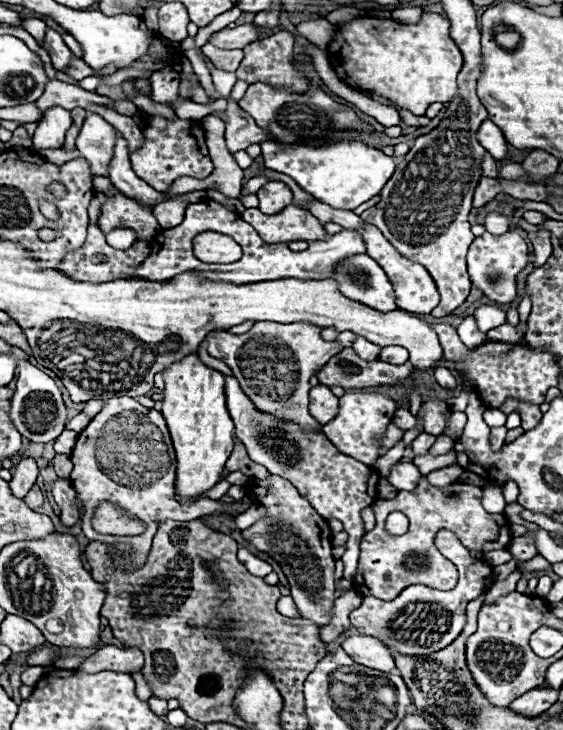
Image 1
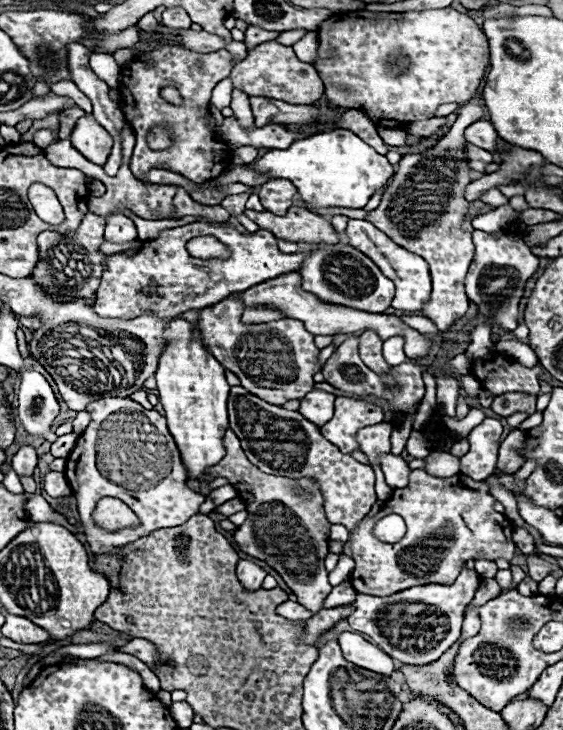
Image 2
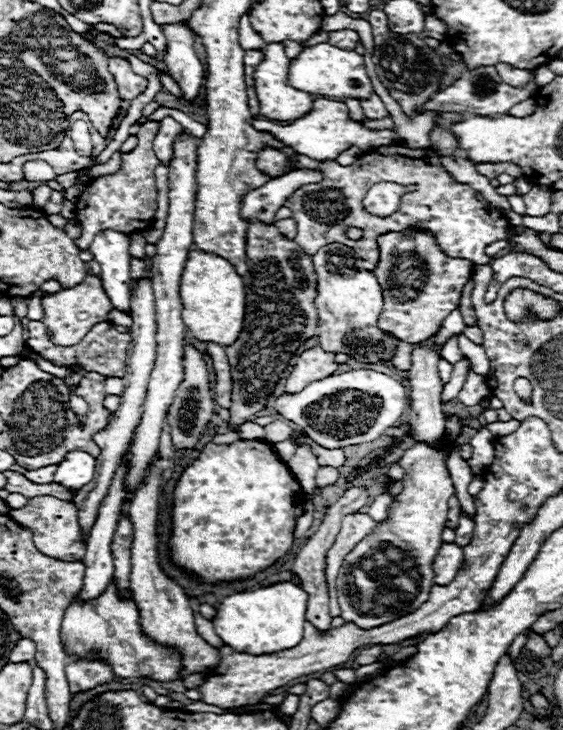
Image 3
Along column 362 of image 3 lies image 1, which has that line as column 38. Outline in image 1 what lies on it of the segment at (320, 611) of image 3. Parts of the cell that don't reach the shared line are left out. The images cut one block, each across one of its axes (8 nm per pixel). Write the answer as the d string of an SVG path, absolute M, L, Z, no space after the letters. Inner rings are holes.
M34 484L34 486L30 488L30 492L26 494L24 500L26 500L26 504L28 504L30 508L38 508L38 506L42 504L42 500L44 500L44 494L42 494L42 490Z

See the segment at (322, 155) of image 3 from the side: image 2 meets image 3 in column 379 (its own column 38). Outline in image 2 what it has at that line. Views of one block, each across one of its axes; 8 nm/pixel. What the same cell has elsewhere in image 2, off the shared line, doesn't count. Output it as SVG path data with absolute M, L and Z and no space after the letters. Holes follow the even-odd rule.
M48 128L38 130L38 132L34 134L34 144L36 144L38 148L46 148L46 146L50 146L50 142L56 142L56 140L58 140L58 134L52 132L52 130L48 130Z

